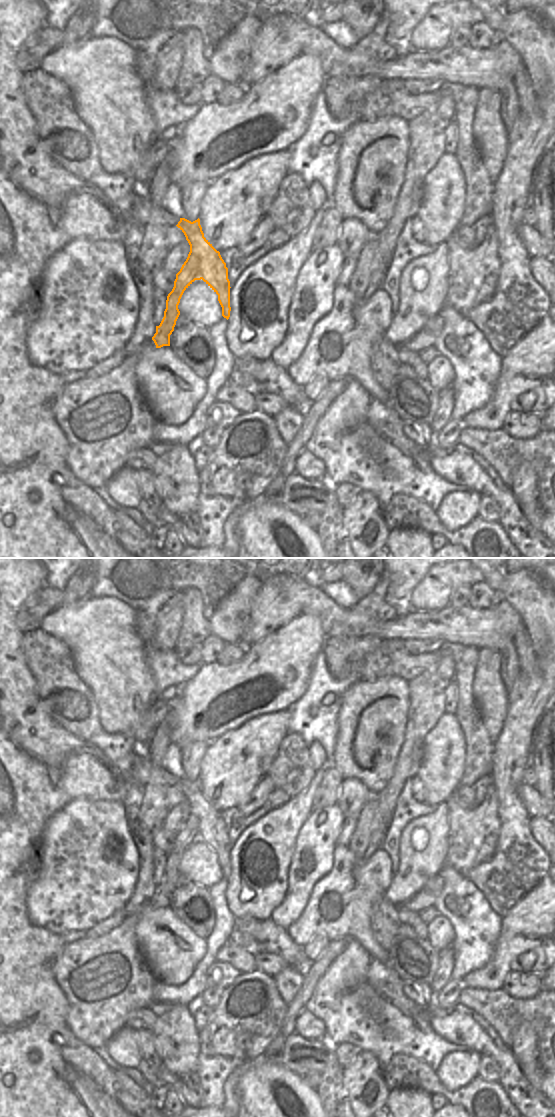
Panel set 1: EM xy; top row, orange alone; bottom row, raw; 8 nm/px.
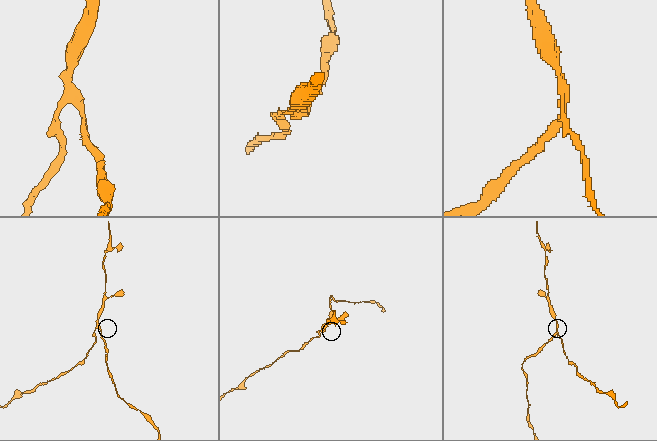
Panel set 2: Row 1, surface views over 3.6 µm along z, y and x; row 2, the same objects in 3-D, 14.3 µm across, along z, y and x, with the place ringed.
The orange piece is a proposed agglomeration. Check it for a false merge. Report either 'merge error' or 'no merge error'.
merge error

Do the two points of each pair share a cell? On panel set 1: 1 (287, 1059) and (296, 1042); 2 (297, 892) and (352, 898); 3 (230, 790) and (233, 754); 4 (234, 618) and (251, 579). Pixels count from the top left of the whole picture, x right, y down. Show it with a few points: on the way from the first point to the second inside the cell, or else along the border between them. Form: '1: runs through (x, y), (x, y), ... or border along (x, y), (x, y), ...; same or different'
1: runs through (289, 1054), (291, 1045); same
2: border along (325, 875), (314, 885), (310, 898), (300, 915); different
3: runs through (230, 781), (230, 768), (233, 763); same
4: runs through (235, 608), (248, 589); same

